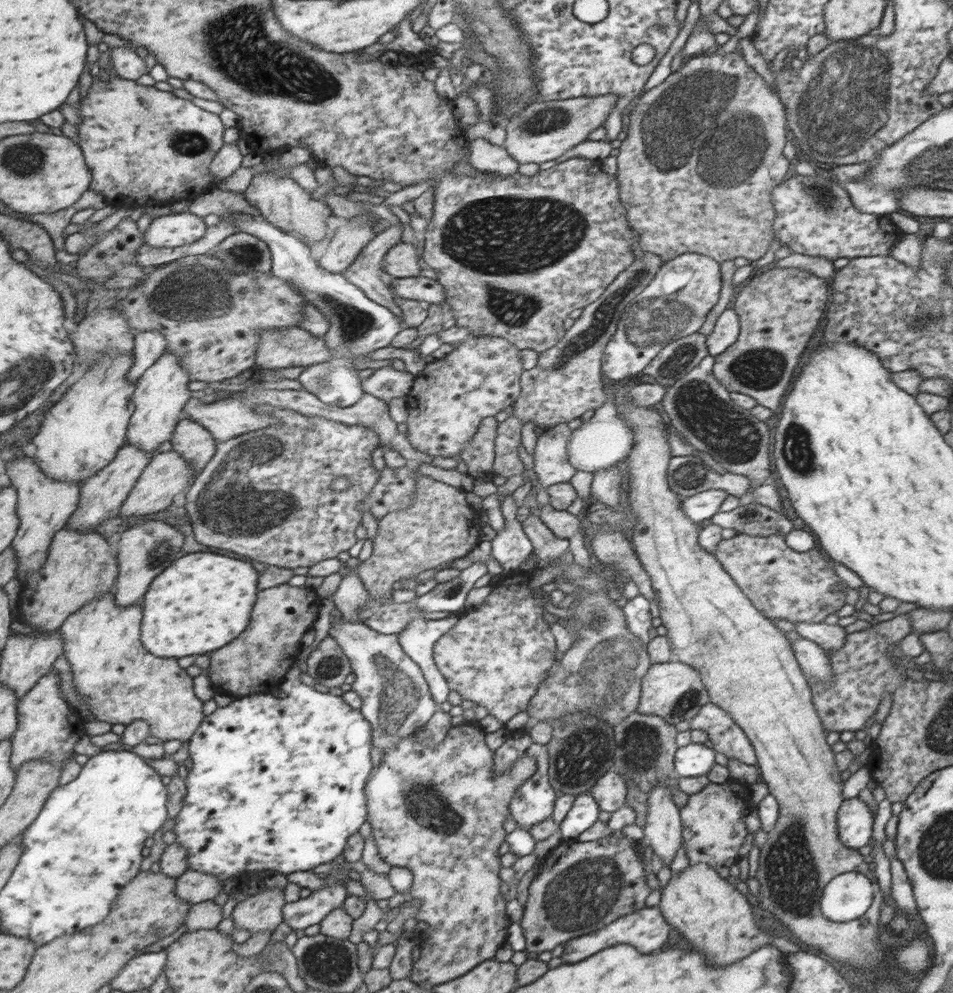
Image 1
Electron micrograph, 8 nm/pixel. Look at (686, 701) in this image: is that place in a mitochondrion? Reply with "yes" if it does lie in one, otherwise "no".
yes

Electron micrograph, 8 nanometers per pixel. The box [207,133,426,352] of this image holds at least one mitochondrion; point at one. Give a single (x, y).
(354, 324)

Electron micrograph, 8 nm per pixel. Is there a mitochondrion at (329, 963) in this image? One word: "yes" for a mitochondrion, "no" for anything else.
yes

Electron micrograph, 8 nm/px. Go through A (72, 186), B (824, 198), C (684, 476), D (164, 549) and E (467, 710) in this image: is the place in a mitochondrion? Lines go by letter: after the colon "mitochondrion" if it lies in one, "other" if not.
A: other
B: mitochondrion
C: mitochondrion
D: mitochondrion
E: other

